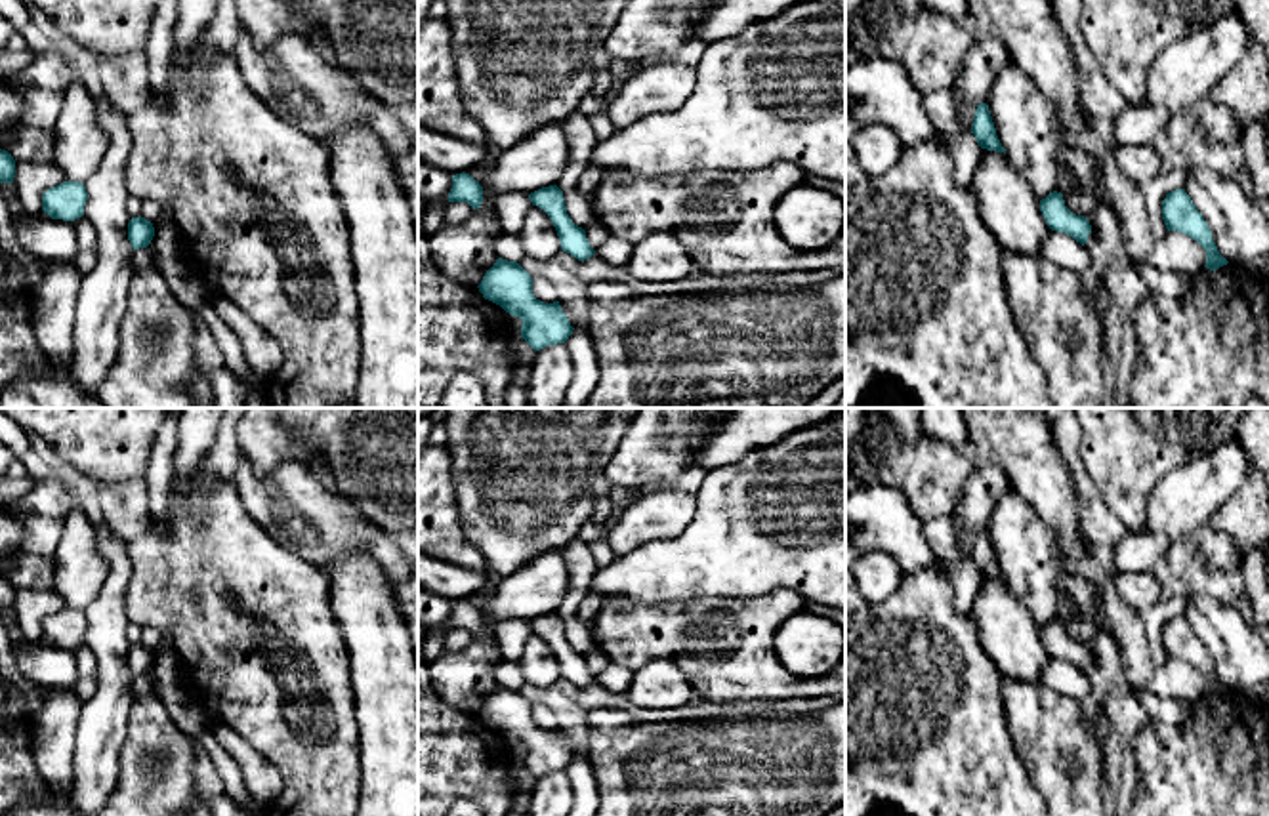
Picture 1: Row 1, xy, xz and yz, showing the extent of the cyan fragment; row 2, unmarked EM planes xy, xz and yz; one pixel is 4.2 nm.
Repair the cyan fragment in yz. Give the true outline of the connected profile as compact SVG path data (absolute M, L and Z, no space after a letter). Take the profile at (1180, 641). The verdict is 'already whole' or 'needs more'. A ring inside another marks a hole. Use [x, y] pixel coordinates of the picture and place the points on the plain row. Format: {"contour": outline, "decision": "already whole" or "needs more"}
{"contour": "M1175 616L1162 627L1162 646L1168 658L1196 667L1206 677L1206 696L1216 698L1229 688L1217 679L1212 658L1185 616Z", "decision": "already whole"}

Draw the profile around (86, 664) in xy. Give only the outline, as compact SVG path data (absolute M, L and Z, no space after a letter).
M78 644L73 648L76 669L80 677L92 677L97 671L97 660L88 644Z

